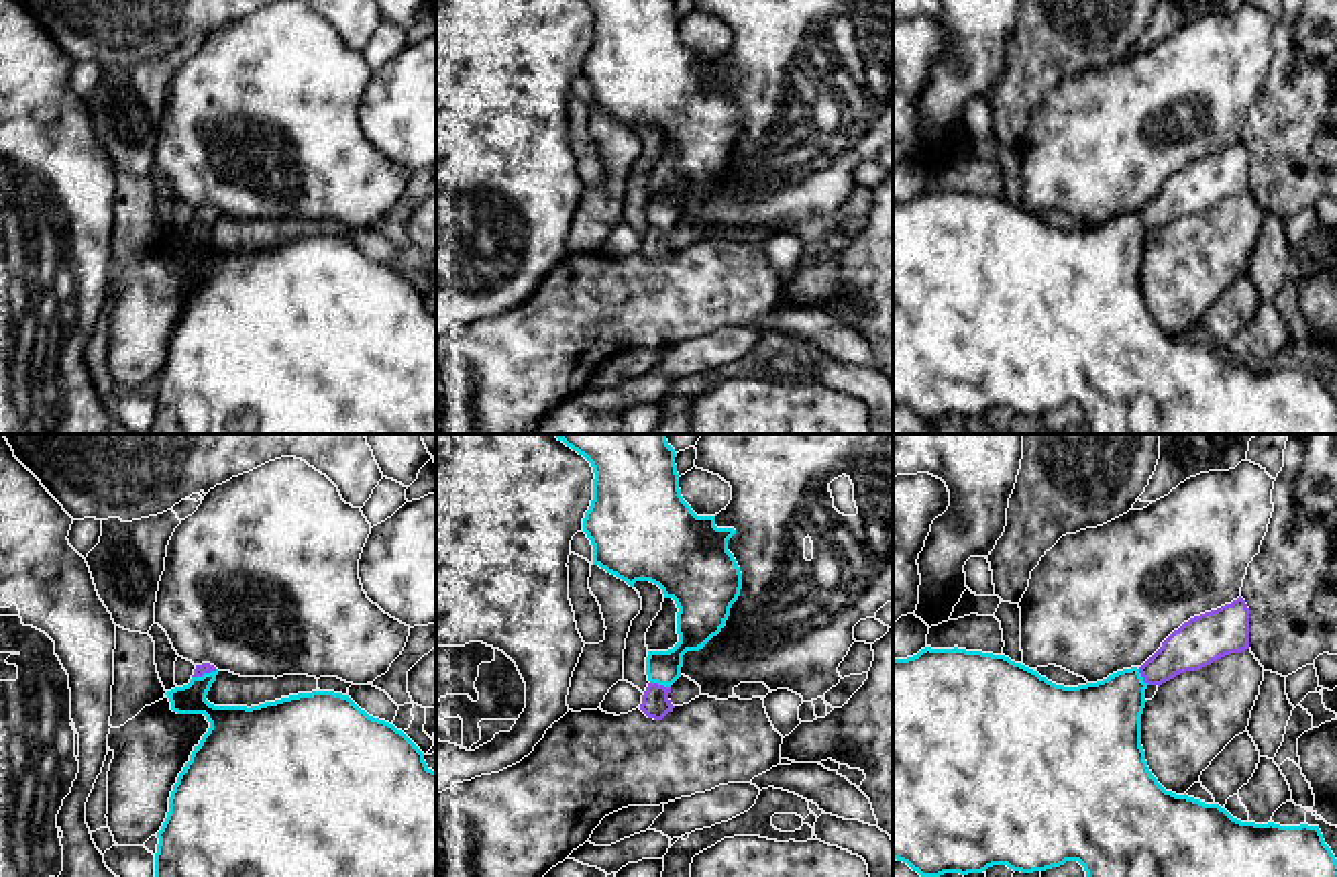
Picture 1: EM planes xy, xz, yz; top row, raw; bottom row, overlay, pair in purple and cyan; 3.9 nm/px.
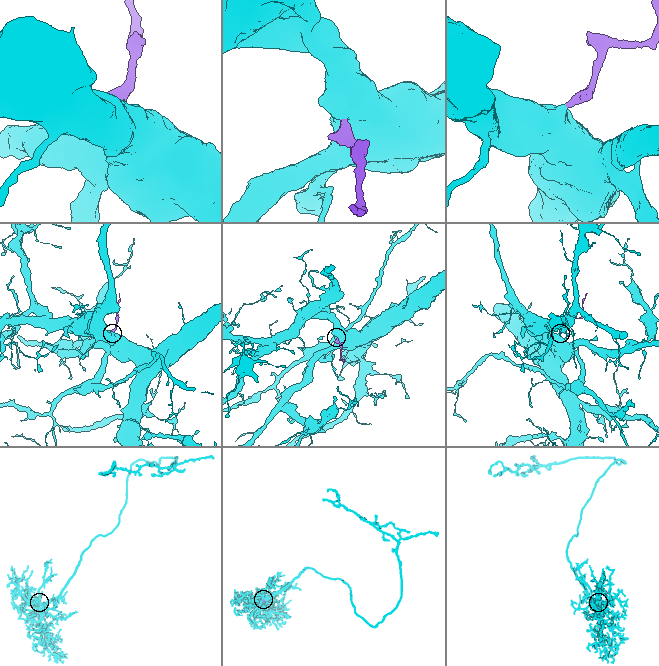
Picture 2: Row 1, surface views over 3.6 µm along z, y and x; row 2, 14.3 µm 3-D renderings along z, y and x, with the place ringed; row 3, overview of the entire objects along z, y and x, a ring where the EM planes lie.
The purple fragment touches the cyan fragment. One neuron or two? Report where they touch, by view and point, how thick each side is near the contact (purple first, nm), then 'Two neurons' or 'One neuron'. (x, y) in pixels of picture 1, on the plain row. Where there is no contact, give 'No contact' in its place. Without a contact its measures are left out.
Touches purple at xz (661, 229). Thickness 110 nm (purple) against 140 nm. One neuron

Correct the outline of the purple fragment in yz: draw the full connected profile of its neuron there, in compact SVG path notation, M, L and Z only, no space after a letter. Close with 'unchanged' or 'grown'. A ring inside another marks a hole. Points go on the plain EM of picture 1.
M1239 139L1231 147L1184 165L1139 212L1123 212L1103 224L1078 230L1056 228L1037 214L1011 204L1005 198L958 190L925 190L907 202L893 200L893 402L907 406L925 422L944 416L982 416L993 408L1007 408L1013 414L1033 416L1060 410L1066 404L1078 404L1086 414L1086 434L1337 434L1337 402L1325 388L1319 369L1241 365L1219 347L1205 347L1186 337L1176 339L1166 334L1147 310L1145 294L1141 290L1141 257L1147 245L1145 233L1149 228L1160 230L1180 216L1198 214L1225 198L1241 196L1245 192L1249 192L1249 151Z | grown

